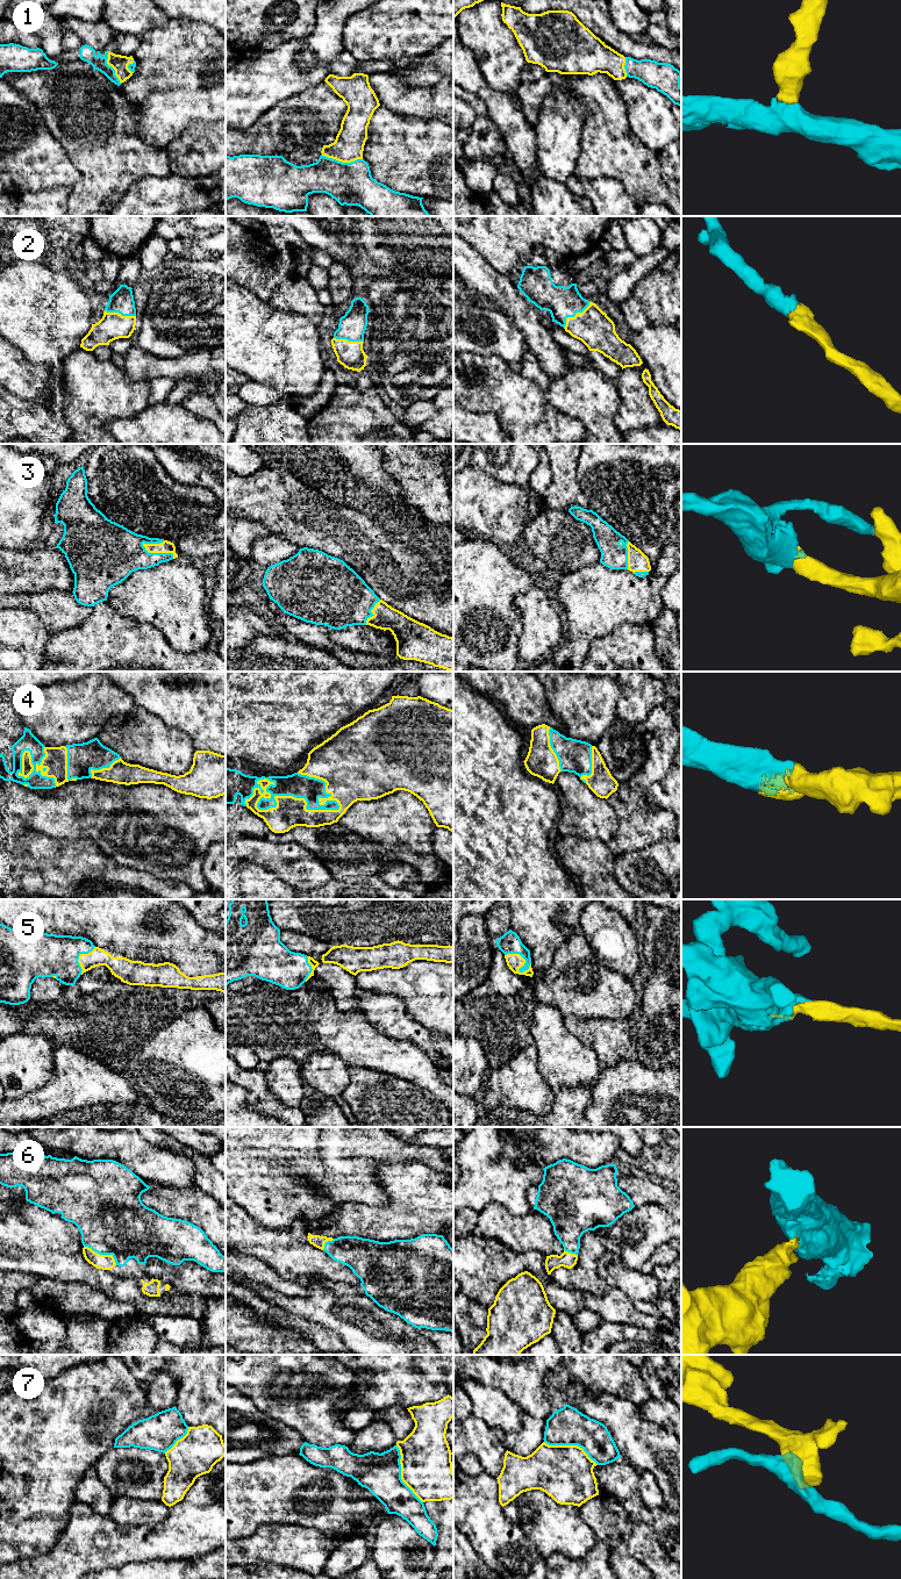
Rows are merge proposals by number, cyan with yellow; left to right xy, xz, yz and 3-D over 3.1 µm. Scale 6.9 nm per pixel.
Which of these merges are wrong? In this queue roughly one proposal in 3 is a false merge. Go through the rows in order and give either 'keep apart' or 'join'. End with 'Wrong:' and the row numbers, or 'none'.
1: join
2: join
3: join
4: join
5: join
6: join
7: keep apart
Wrong: 7

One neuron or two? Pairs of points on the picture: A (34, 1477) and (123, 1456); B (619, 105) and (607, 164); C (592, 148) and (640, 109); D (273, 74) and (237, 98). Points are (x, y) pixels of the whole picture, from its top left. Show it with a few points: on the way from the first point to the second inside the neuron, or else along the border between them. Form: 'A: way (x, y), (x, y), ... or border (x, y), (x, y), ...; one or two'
A: border (113, 1447), (93, 1465); two
B: way (607, 120), (607, 149); one
C: border (619, 93), (624, 101), (628, 127), (642, 142); two
D: way (264, 80), (252, 85), (247, 91); one

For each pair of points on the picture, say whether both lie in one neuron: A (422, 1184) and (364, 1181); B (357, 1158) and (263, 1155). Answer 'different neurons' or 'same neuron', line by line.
A: different neurons
B: same neuron

